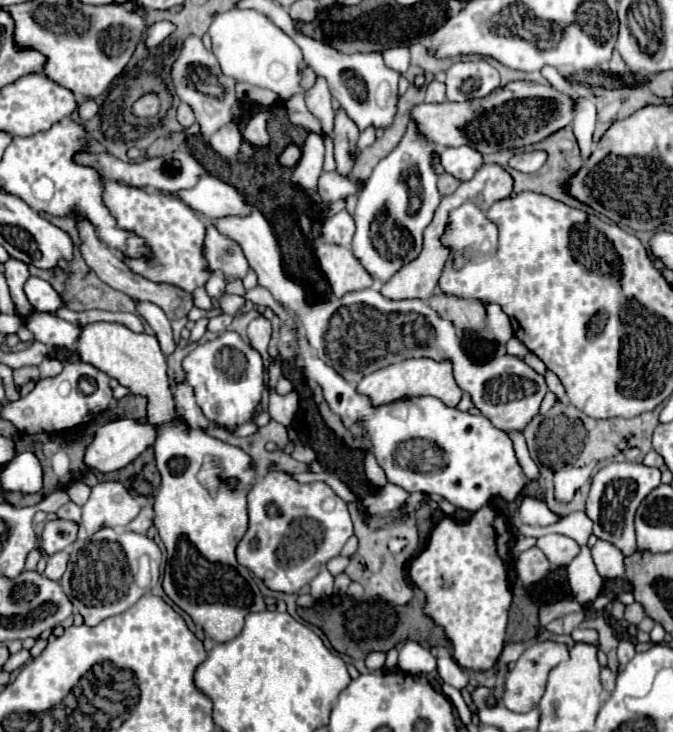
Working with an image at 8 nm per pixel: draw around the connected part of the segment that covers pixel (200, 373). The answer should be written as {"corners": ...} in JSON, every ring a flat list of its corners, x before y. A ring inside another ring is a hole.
{"corners":[[225,331,221,337,197,345,183,361,187,381,195,389,197,405,211,421,235,427,253,419,253,409,263,391,263,359,237,333]]}

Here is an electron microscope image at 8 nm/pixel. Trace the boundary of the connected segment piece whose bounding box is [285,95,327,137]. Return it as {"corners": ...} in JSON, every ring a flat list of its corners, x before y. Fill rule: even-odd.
{"corners":[[303,95,293,97,293,101,287,101,287,103,285,103,285,107,287,107,289,119,291,119,291,123,293,123,293,125,299,125,299,127,307,129,309,133,315,133,315,135,327,137,327,135,325,135,325,131,323,131,323,127,321,127,321,121,317,121,317,119,309,113,309,109,307,109,307,105,305,105,305,97,303,97]]}

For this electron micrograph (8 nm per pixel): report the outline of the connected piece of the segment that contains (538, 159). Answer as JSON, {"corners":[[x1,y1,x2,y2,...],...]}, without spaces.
{"corners":[[529,151,523,155,513,155,509,159,509,167,521,171,521,173,535,173,543,163,545,163,545,153,543,151]]}

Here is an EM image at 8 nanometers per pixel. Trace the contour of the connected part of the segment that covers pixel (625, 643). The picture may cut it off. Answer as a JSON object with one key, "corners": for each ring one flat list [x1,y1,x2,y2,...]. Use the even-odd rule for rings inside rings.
{"corners":[[623,639,619,643,619,647,617,647,617,659,619,659,621,665,627,665,635,657,635,653,637,653,635,651,635,643,629,641,629,639]]}

